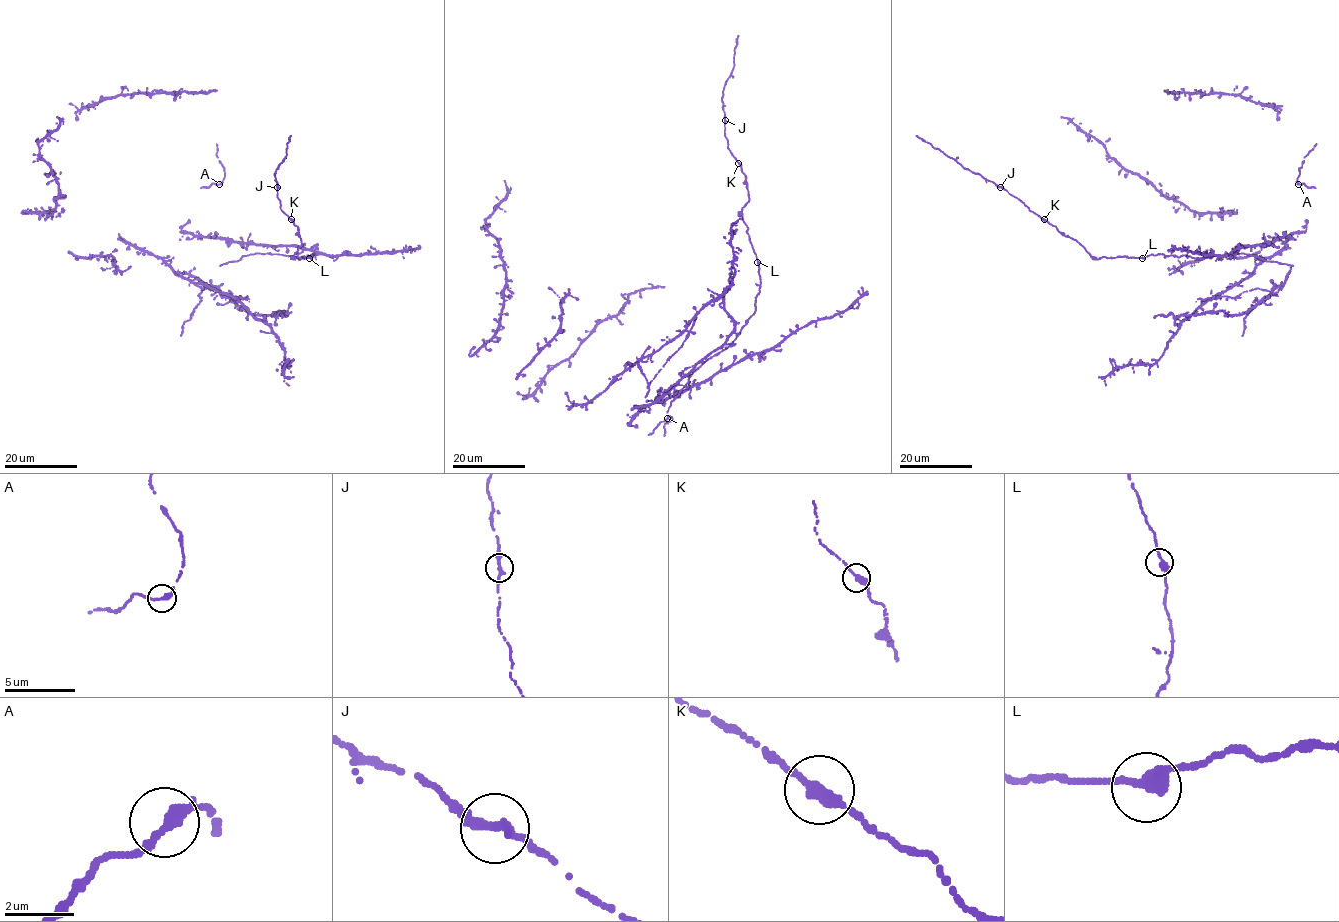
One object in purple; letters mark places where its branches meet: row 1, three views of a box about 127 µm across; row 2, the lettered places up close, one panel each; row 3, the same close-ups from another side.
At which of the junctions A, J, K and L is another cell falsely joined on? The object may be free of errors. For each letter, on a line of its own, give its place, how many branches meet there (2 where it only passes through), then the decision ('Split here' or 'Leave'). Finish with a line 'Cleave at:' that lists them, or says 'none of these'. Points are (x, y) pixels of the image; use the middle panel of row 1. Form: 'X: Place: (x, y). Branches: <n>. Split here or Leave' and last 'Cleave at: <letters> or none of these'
A: Place: (667, 418). Branches: 2. Leave
J: Place: (725, 120). Branches: 2. Leave
K: Place: (738, 163). Branches: 2. Leave
L: Place: (757, 262). Branches: 2. Leave
Cleave at: none of these

